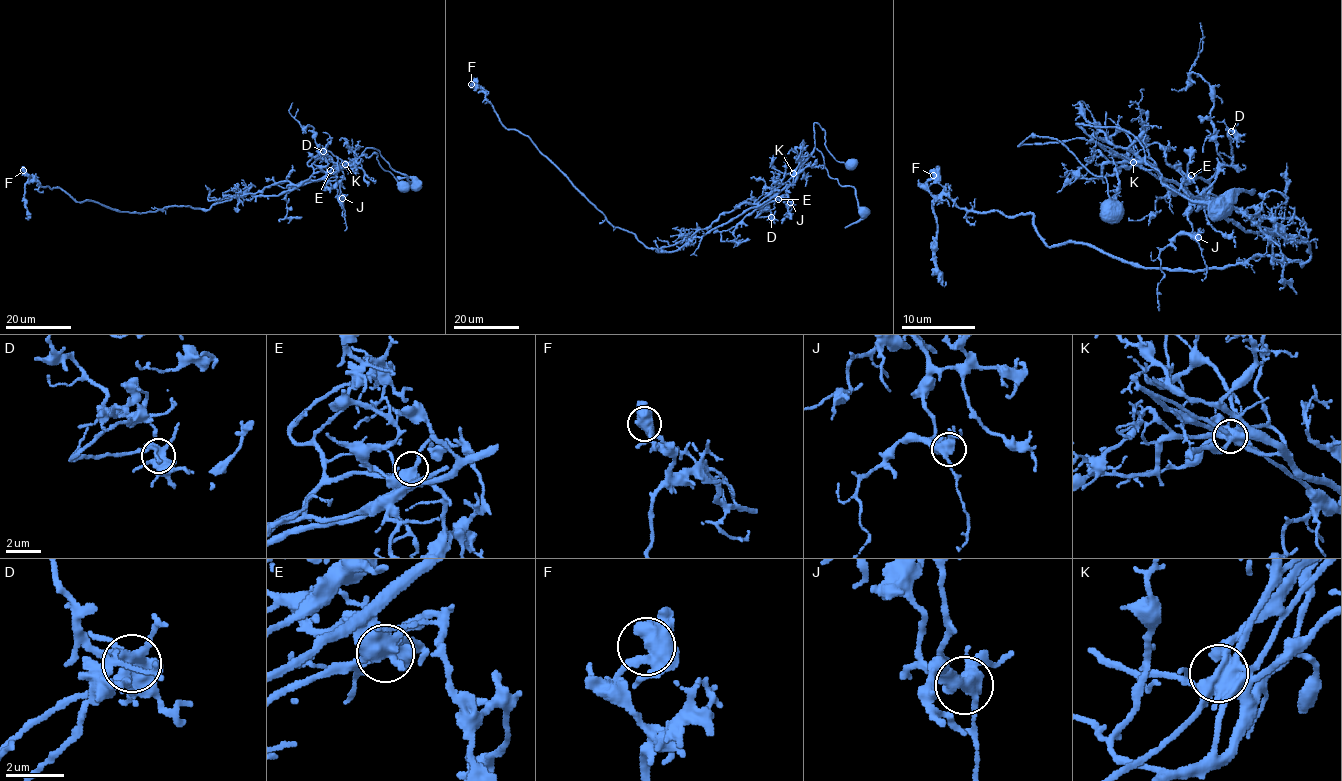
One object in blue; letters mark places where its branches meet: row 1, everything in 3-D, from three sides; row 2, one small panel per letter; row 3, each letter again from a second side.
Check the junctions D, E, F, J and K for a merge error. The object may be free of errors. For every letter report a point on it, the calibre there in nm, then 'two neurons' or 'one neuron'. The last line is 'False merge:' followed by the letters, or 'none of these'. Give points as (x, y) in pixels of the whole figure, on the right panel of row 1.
D: at (1231, 131); 440 nm thick; one neuron
E: at (1191, 175); 400 nm thick; one neuron
F: at (933, 175); 480 nm thick; one neuron
J: at (1198, 237); 440 nm thick; one neuron
K: at (1133, 162); 500 nm thick; two neurons
False merge: K

